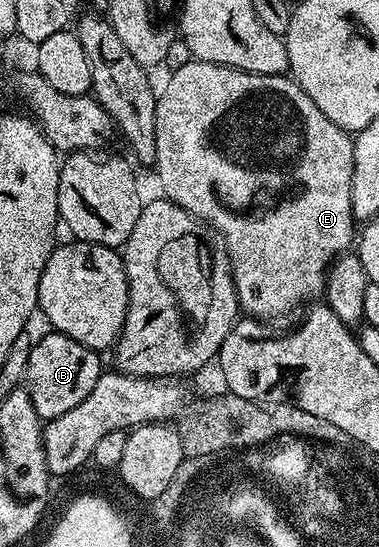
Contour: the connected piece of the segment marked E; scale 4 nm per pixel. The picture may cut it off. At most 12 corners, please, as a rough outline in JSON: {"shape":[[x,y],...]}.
{"shape":[[187,59],[162,196],[239,308],[324,292],[357,237],[352,134],[287,75]]}

